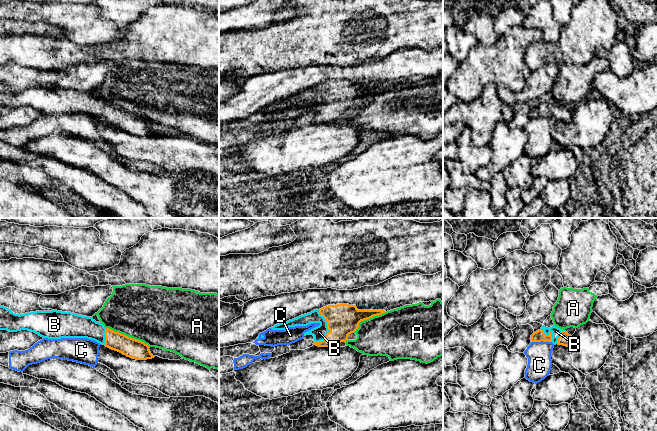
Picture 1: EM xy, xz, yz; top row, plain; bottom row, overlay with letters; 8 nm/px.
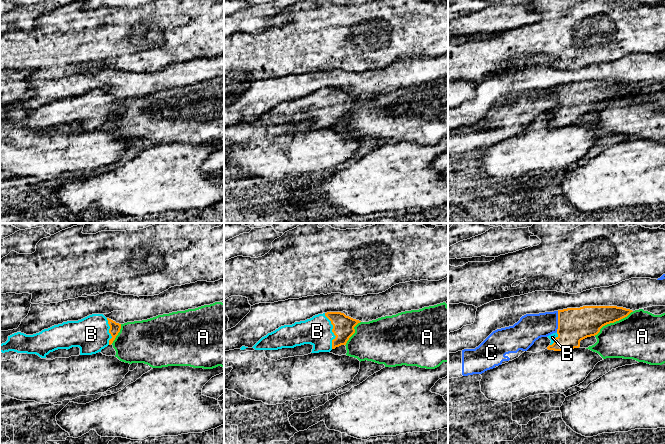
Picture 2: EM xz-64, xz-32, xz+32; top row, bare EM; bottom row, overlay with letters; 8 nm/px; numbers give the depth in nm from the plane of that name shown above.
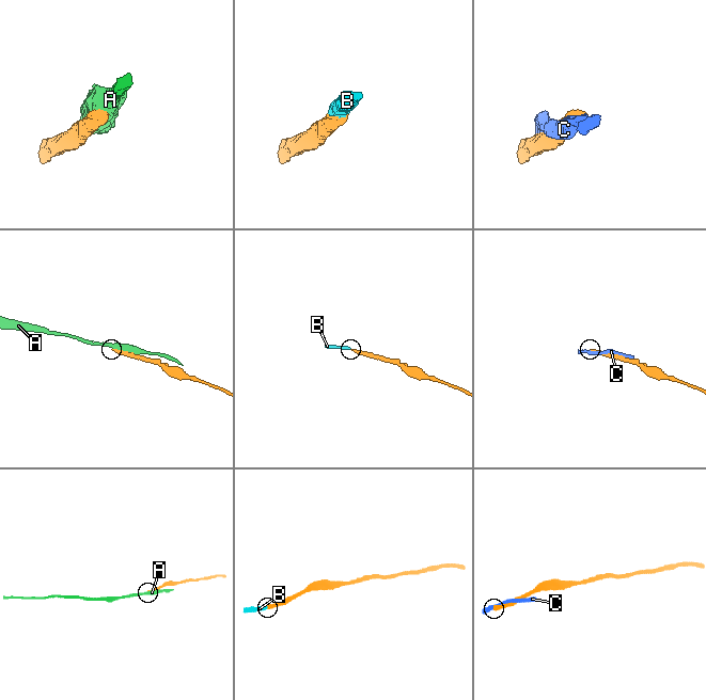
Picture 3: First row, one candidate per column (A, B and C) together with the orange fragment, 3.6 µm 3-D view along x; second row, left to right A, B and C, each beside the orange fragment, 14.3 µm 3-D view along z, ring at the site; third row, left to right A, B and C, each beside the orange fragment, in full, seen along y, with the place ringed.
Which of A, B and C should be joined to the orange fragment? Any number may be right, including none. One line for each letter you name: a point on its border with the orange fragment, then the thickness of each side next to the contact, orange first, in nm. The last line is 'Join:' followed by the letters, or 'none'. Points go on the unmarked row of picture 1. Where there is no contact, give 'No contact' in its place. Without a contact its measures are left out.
B: Touches orange at xz (328, 104). Thickness 260 nm (orange) against 110 nm
Join: B

